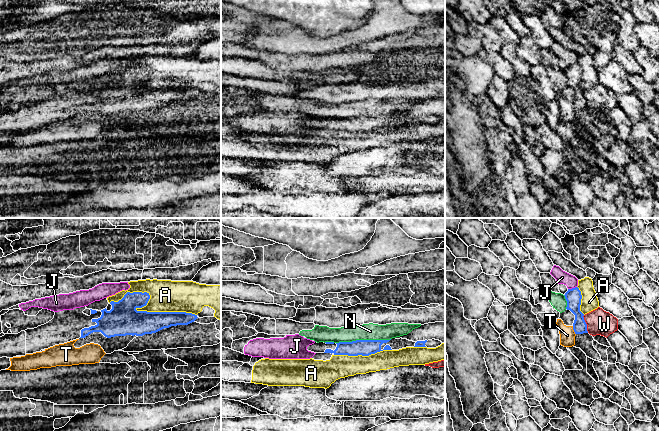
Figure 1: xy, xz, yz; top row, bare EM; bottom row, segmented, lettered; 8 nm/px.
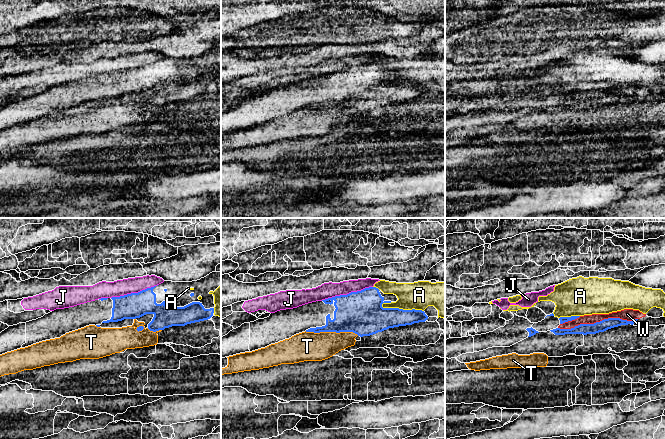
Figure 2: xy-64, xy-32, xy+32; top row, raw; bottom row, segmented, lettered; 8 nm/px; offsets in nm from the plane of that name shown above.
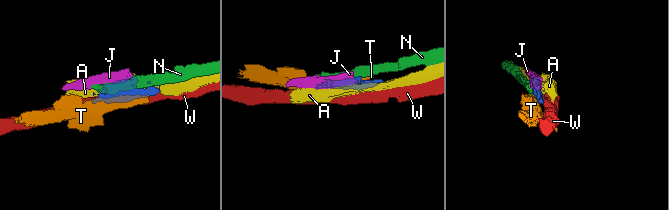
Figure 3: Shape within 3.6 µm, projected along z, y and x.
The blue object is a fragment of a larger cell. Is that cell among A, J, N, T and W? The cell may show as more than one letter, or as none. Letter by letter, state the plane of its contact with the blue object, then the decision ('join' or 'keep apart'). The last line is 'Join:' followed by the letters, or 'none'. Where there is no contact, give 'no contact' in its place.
A: xy | keep apart
J: yz | keep apart
N: xz | keep apart
T: yz | keep apart
W: yz | keep apart
Join: none

